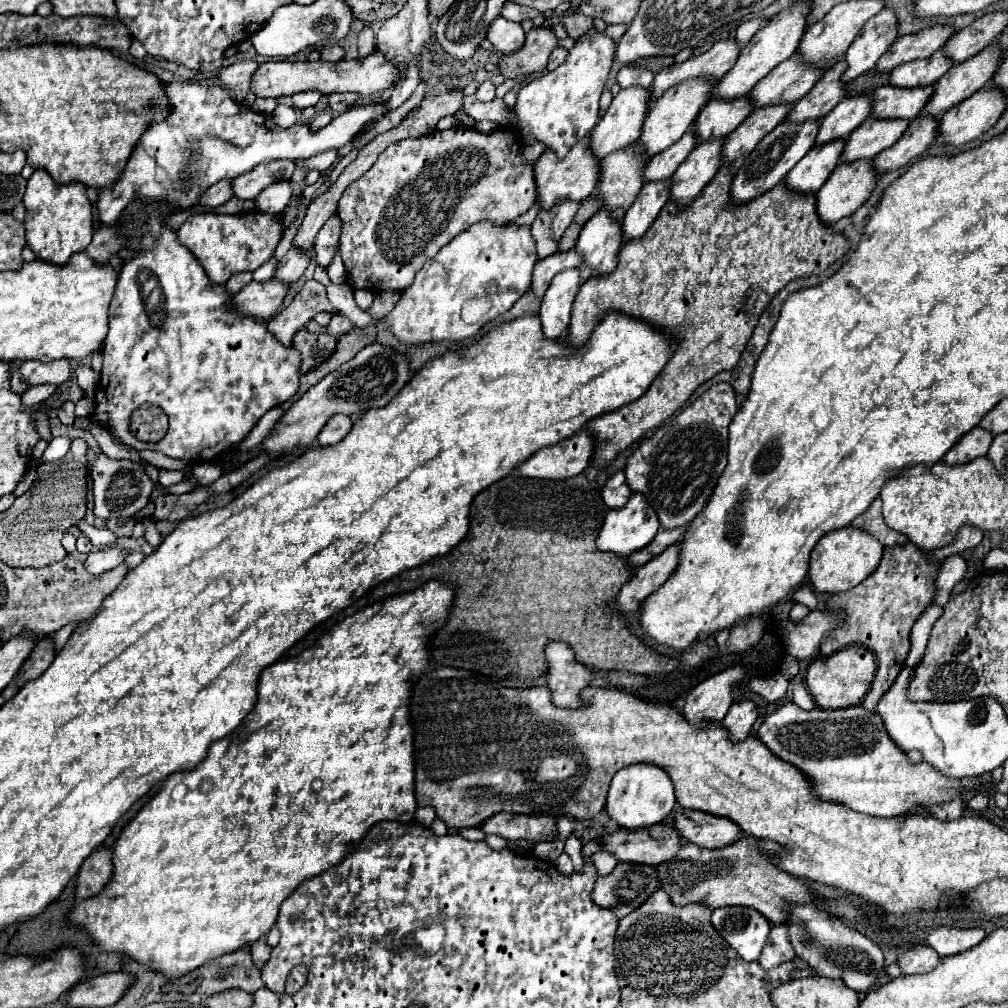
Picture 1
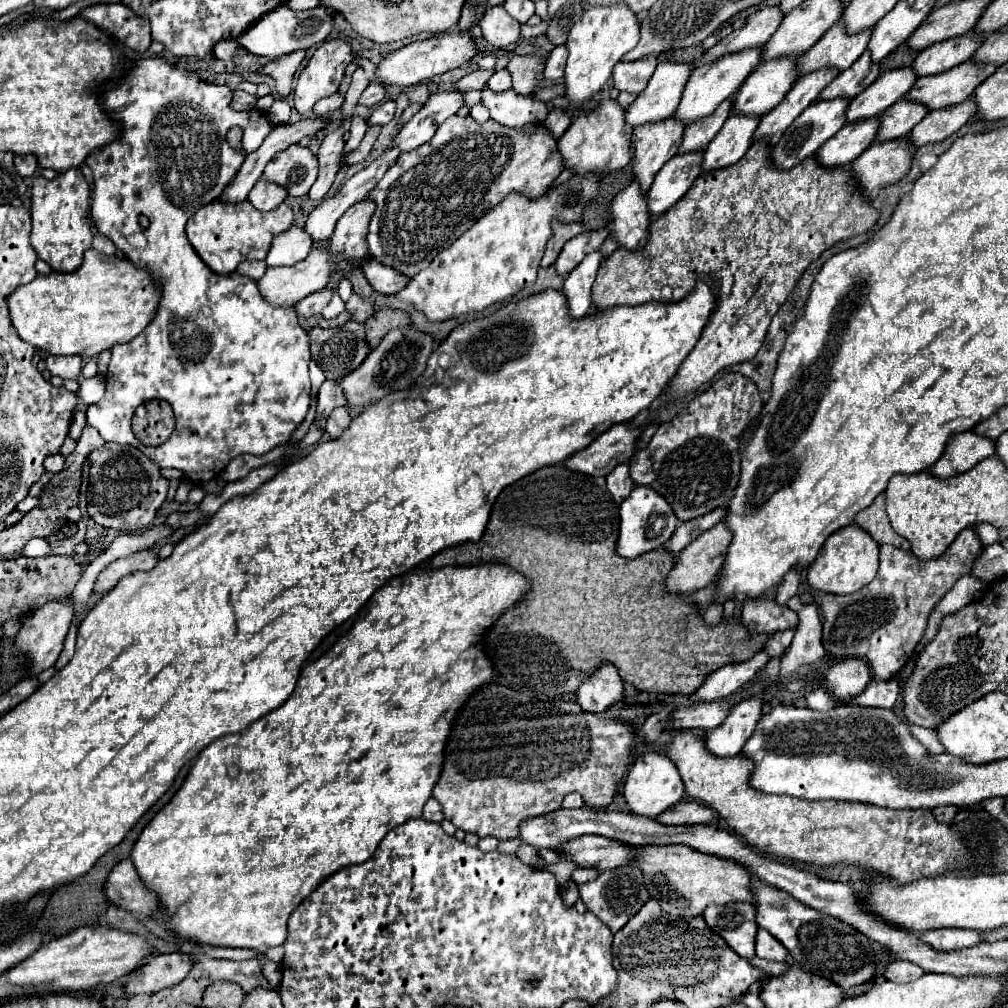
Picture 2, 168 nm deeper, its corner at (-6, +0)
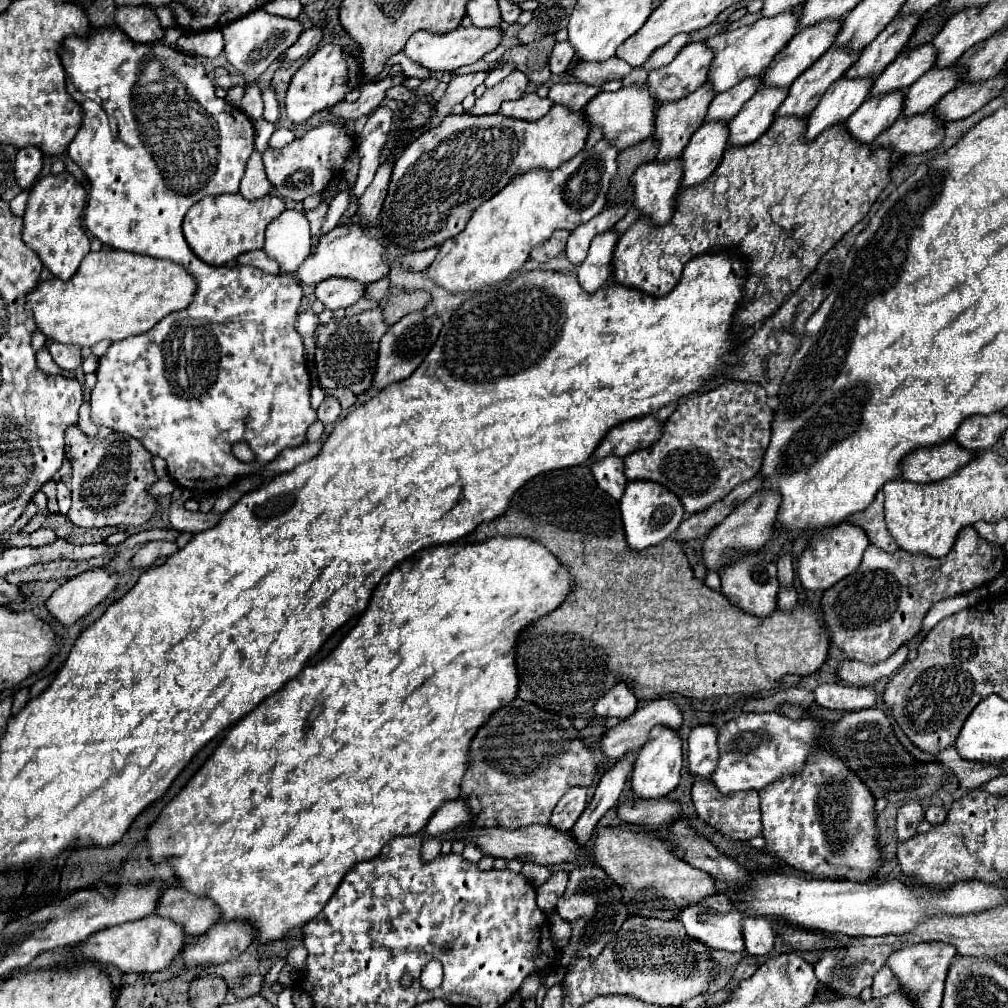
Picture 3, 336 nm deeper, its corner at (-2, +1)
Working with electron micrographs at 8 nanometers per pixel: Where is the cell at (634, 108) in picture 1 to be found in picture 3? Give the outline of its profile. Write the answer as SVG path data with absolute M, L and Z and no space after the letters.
M687 44L671 64L649 74L649 92L657 104L677 102L695 92L707 78L707 62L711 52L705 44Z

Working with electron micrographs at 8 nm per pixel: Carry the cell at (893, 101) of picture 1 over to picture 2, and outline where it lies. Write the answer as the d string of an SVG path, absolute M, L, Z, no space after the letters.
M969 59L945 73L917 79L905 97L923 103L929 109L943 109L967 99L971 91L975 91L975 87L983 83L983 79L987 79L995 69L997 67L979 67L979 63L971 63Z

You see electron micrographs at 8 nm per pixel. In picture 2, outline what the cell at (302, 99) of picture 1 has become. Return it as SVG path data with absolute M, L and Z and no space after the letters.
M325 41L313 53L309 65L297 79L297 87L293 91L293 107L297 113L309 115L319 99L337 93L345 67L351 61L353 53L347 41Z

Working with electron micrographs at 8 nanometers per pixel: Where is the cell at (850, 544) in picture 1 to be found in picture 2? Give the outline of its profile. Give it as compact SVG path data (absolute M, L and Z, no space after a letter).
M849 525L833 533L819 555L815 557L813 565L807 569L807 583L823 593L837 593L837 595L847 595L855 593L861 587L865 587L871 579L875 579L879 567L879 545L863 531L859 525Z

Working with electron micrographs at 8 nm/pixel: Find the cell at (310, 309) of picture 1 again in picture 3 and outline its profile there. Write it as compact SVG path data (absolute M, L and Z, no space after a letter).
M329 278L327 282L315 286L315 296L329 310L347 308L355 304L359 298L363 298L363 292L365 292L365 284L355 280L345 280L345 278Z

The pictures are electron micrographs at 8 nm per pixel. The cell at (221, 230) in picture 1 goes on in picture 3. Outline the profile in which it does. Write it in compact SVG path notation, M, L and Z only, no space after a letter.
M241 194L209 196L199 200L183 220L183 234L191 250L211 266L225 266L235 262L237 256L263 248L265 228L285 210L285 202L277 196L259 200L245 200Z

